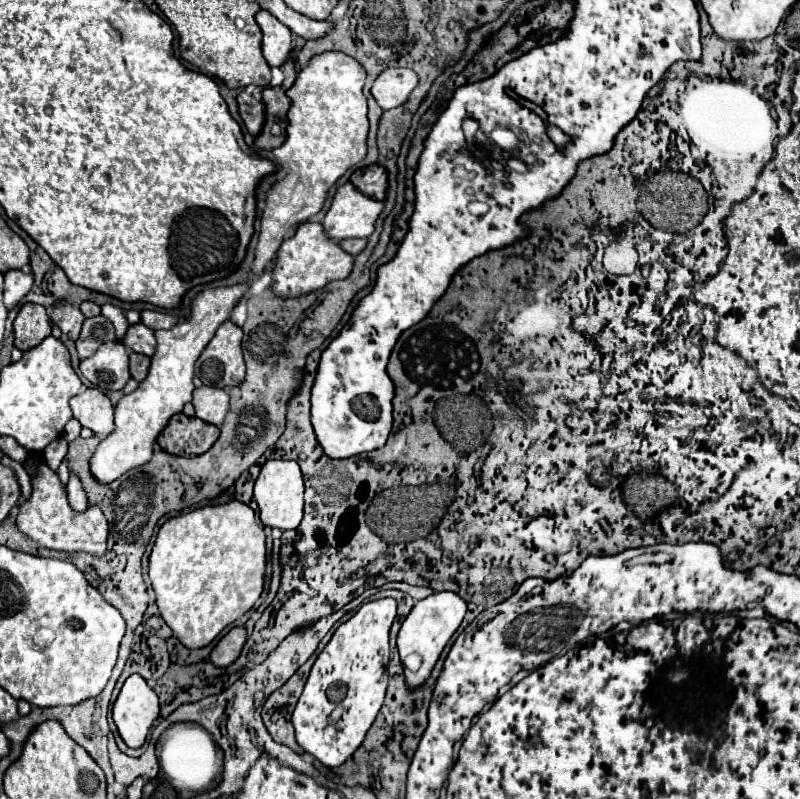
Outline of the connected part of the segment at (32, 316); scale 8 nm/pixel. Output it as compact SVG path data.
M26 303L20 307L14 321L14 347L20 351L28 351L40 345L42 339L50 335L50 329L50 317L46 315L46 309Z

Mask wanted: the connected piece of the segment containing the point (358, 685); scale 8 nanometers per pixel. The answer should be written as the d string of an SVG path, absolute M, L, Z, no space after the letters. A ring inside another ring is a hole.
M394 599L364 603L348 621L344 621L330 643L318 655L308 675L304 693L294 709L292 725L298 745L314 755L322 765L342 765L364 741L386 695L386 667L390 661L388 633L396 617Z

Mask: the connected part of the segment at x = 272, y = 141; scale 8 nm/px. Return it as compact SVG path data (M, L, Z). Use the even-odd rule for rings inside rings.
M266 87L262 91L264 103L266 103L266 125L262 133L256 137L254 145L264 151L272 151L284 143L286 137L286 127L288 127L288 109L290 109L290 99L284 93L286 89L282 87Z

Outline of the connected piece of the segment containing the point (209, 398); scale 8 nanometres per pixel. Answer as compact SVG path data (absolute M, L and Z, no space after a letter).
M202 385L194 389L192 405L196 407L196 417L208 421L210 425L220 427L228 413L228 393L218 387Z

